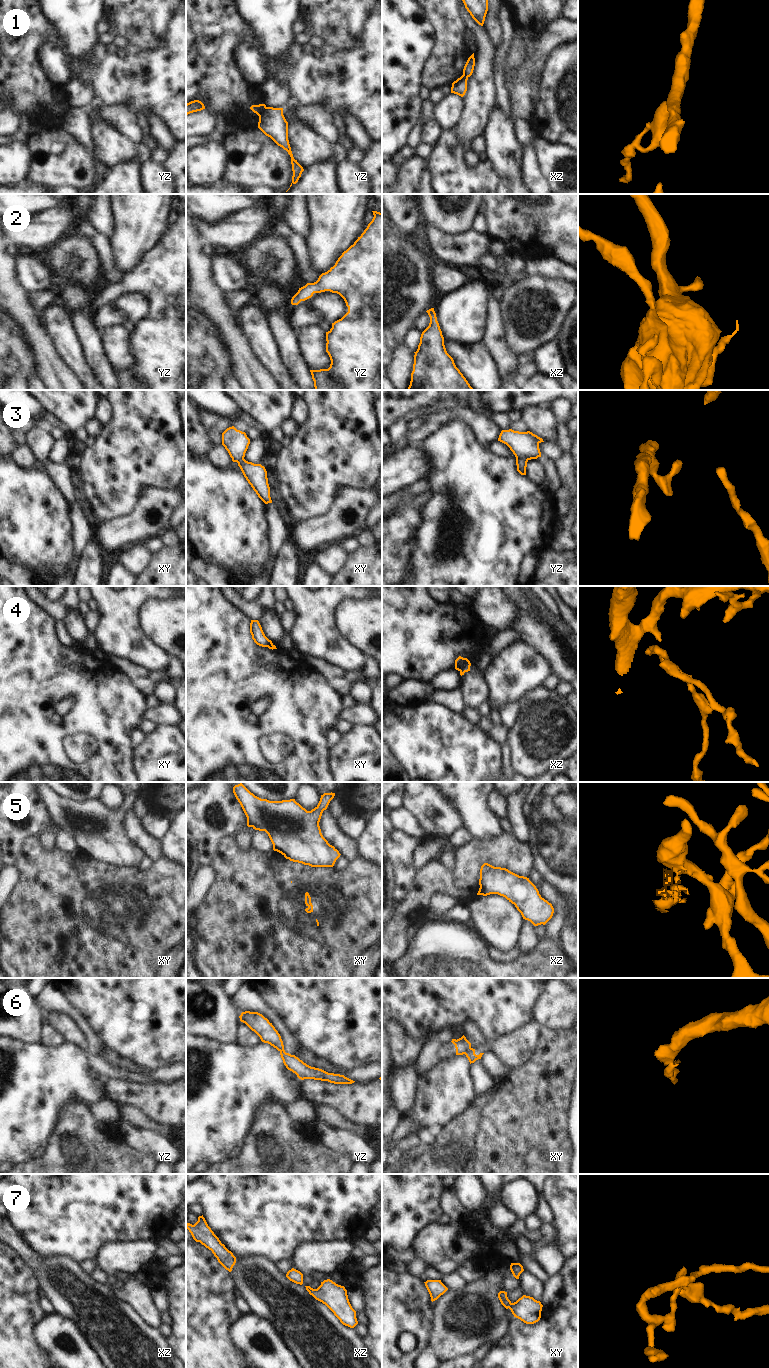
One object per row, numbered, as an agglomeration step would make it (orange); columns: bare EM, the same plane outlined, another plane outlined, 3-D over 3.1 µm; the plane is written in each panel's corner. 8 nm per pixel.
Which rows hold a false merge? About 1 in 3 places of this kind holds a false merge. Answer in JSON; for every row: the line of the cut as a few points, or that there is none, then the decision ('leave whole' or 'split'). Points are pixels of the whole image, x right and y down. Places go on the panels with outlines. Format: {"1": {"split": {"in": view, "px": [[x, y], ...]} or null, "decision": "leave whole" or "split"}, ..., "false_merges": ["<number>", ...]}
{"1": {"split": {"in": "yz", "px": [[266, 107], [259, 117]]}, "decision": "split"}, "2": {"split": null, "decision": "leave whole"}, "3": {"split": null, "decision": "leave whole"}, "4": {"split": {"in": "xz", "px": [[469, 662], [466, 662], [458, 670]]}, "decision": "split"}, "5": {"split": {"in": "xy", "px": [[284, 855], [292, 860]]}, "decision": "split"}, "6": {"split": {"in": "xy", "px": [[470, 1047], [464, 1053]]}, "decision": "split"}, "7": {"split": null, "decision": "leave whole"}, "false_merges": ["1", "4", "5", "6"]}

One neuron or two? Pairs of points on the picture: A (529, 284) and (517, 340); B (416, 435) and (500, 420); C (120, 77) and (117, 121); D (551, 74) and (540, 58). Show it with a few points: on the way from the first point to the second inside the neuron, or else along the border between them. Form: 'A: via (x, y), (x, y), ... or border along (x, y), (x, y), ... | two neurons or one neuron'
A: via (517, 298), (506, 307), (508, 319), (512, 325) | one neuron
B: border along (485, 415), (502, 429) | two neurons
C: border along (97, 99), (106, 104), (125, 104), (135, 111) | two neurons
D: border along (558, 45), (550, 53), (542, 68) | two neurons

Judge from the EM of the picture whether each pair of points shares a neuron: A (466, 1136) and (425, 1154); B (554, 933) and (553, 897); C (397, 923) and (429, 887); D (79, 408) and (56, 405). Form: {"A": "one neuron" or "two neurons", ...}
{"A": "one neuron", "B": "one neuron", "C": "one neuron", "D": "one neuron"}

